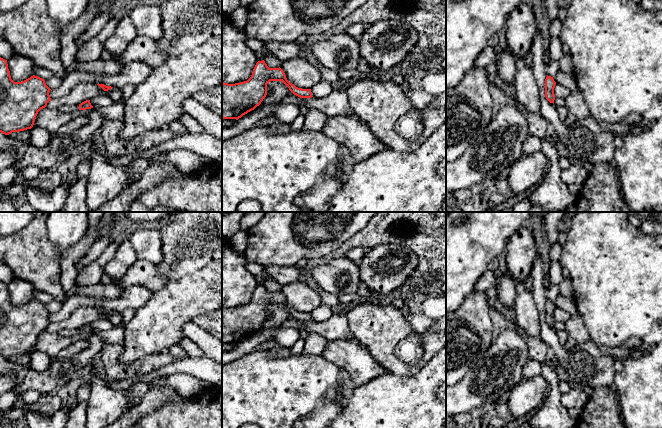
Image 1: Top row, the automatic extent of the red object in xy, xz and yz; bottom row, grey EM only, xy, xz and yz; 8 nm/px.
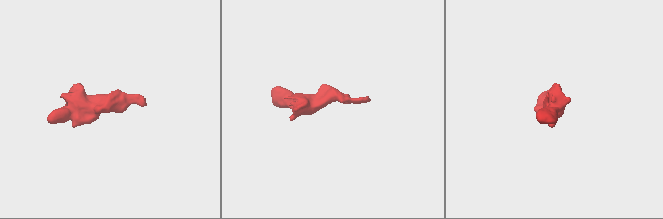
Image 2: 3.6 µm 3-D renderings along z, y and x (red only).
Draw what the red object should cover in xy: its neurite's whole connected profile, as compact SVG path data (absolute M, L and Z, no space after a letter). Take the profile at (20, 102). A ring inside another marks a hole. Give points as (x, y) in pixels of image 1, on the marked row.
M0 57L0 132L9 135L12 132L31 129L38 112L51 101L50 90L45 80L35 75L22 82L14 82L7 60Z

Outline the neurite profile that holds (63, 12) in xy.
M47 0L48 13L62 30L78 19L86 9L89 0Z

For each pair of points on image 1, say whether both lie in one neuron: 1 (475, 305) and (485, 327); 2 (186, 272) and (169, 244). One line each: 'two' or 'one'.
1: one
2: one

